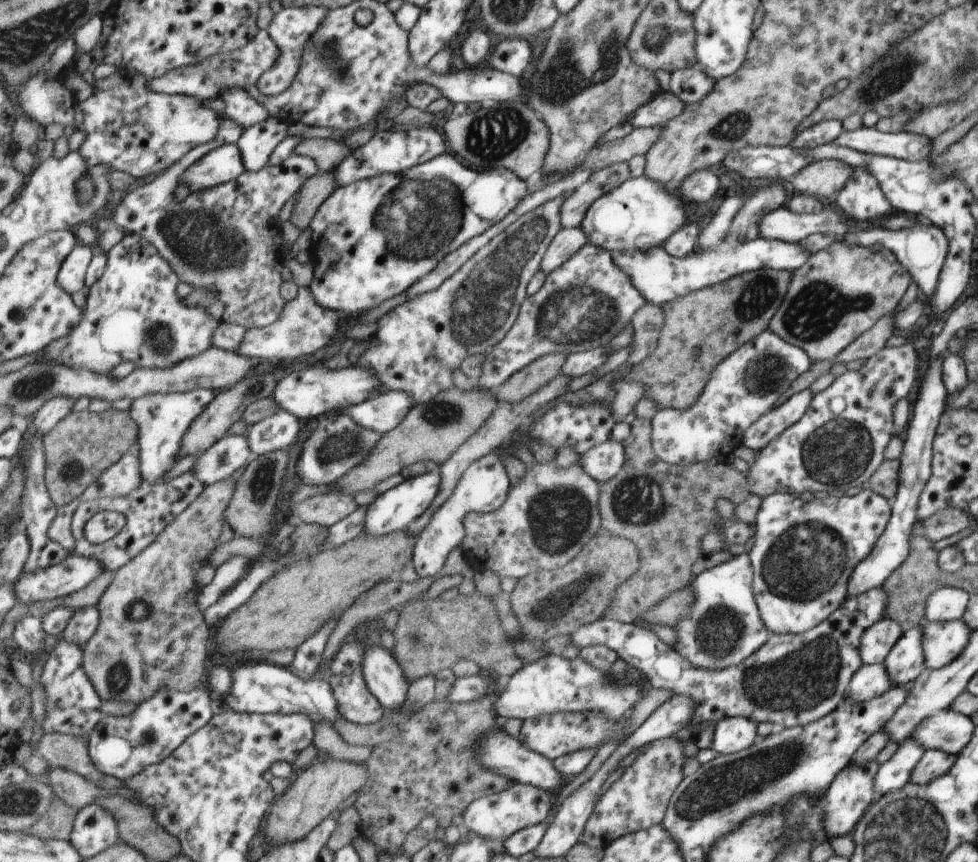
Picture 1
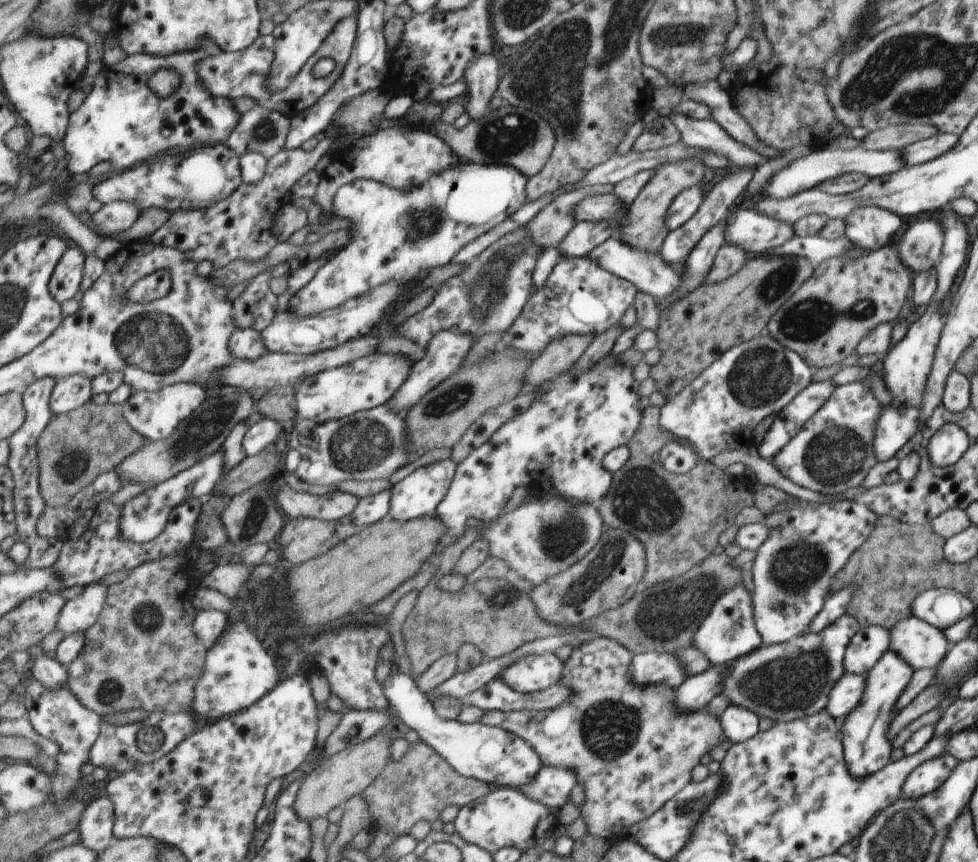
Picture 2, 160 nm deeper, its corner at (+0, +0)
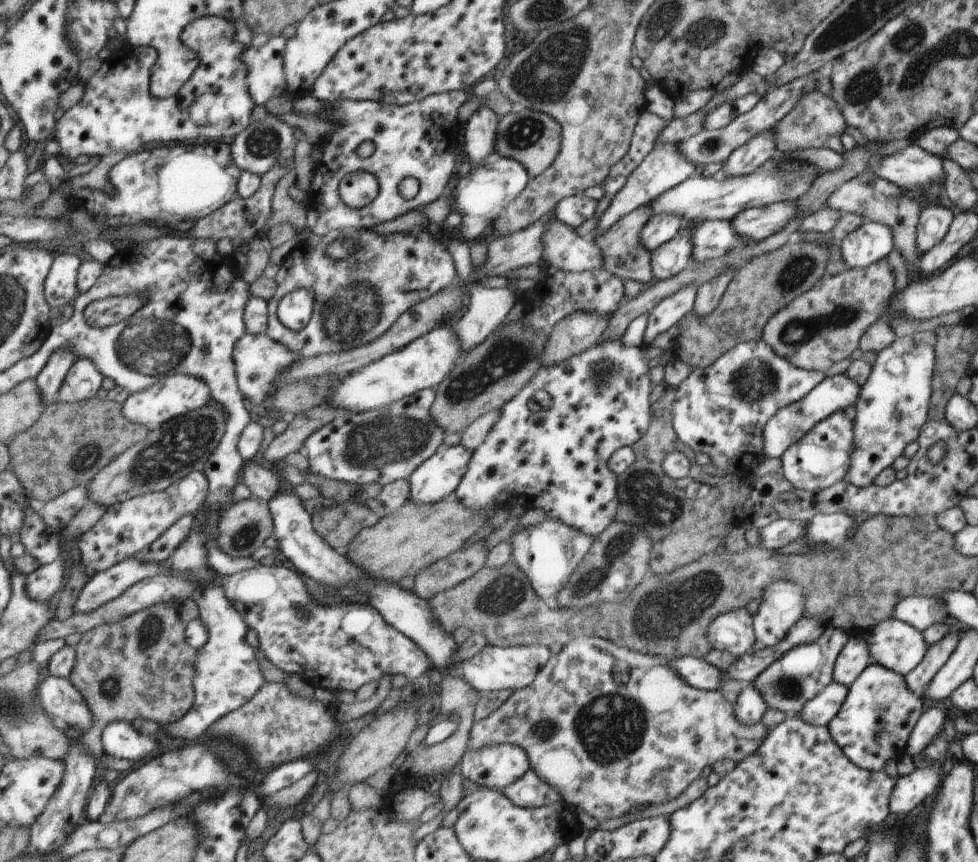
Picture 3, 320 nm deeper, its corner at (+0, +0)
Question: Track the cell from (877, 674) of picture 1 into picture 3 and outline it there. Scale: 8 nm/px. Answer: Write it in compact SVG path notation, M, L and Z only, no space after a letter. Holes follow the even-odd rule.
M832 680L821 693L805 702L803 710L795 716L814 727L827 726L838 714L838 710L848 692L848 687Z

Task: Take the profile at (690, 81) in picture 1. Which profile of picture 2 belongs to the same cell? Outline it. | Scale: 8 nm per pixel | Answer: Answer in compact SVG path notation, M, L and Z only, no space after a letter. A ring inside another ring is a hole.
M699 81L683 88L683 99L699 101L710 107L714 121L739 144L759 153L766 159L780 154L776 148L762 143L743 117L730 105L730 93L725 92L715 81Z

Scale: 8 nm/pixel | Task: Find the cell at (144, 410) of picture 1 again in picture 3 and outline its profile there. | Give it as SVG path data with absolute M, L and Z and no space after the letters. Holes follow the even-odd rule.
M188 374L169 375L159 379L144 391L129 393L128 398L123 403L123 412L133 422L152 429L199 410L211 398L210 386L202 378Z

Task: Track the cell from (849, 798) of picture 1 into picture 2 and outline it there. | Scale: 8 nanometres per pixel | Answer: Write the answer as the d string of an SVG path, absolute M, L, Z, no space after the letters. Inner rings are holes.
M886 651L878 658L874 668L869 670L865 690L858 704L838 721L847 770L854 777L867 777L895 762L895 746L891 745L890 722L899 712L895 706L897 697L906 689L913 670L906 660L894 651Z

